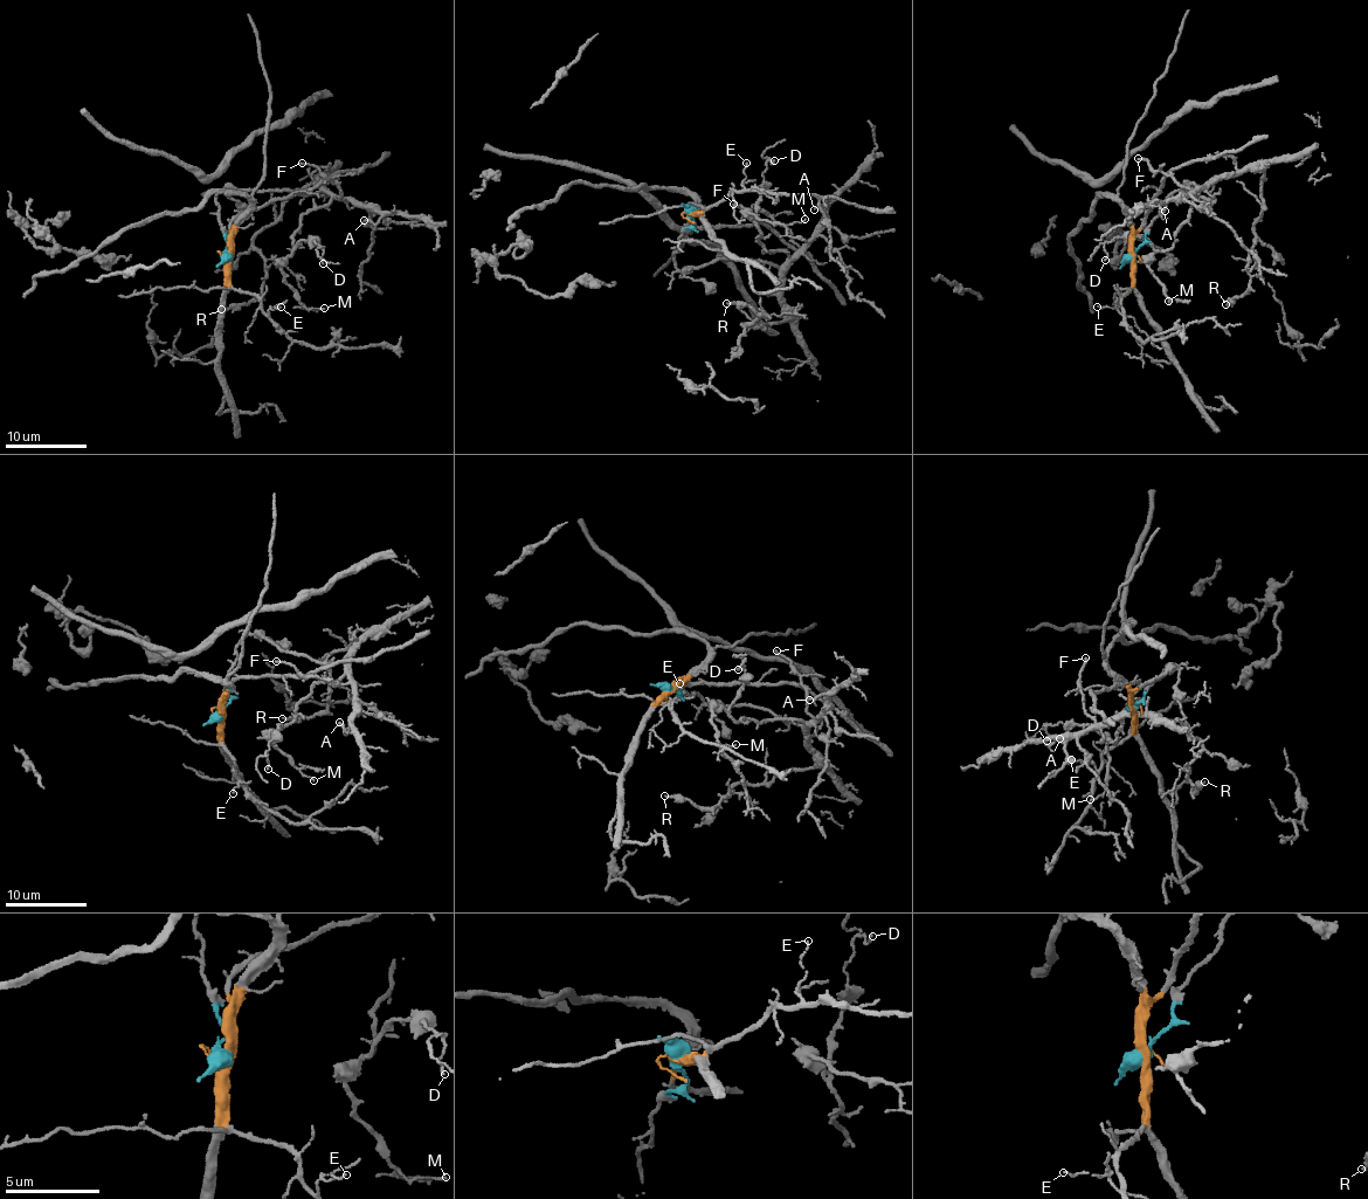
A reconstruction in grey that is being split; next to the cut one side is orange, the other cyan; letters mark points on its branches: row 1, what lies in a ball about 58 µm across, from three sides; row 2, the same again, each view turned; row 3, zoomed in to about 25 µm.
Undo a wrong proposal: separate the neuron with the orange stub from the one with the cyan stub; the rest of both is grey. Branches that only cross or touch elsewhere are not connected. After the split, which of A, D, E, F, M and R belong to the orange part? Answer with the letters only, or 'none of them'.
E

